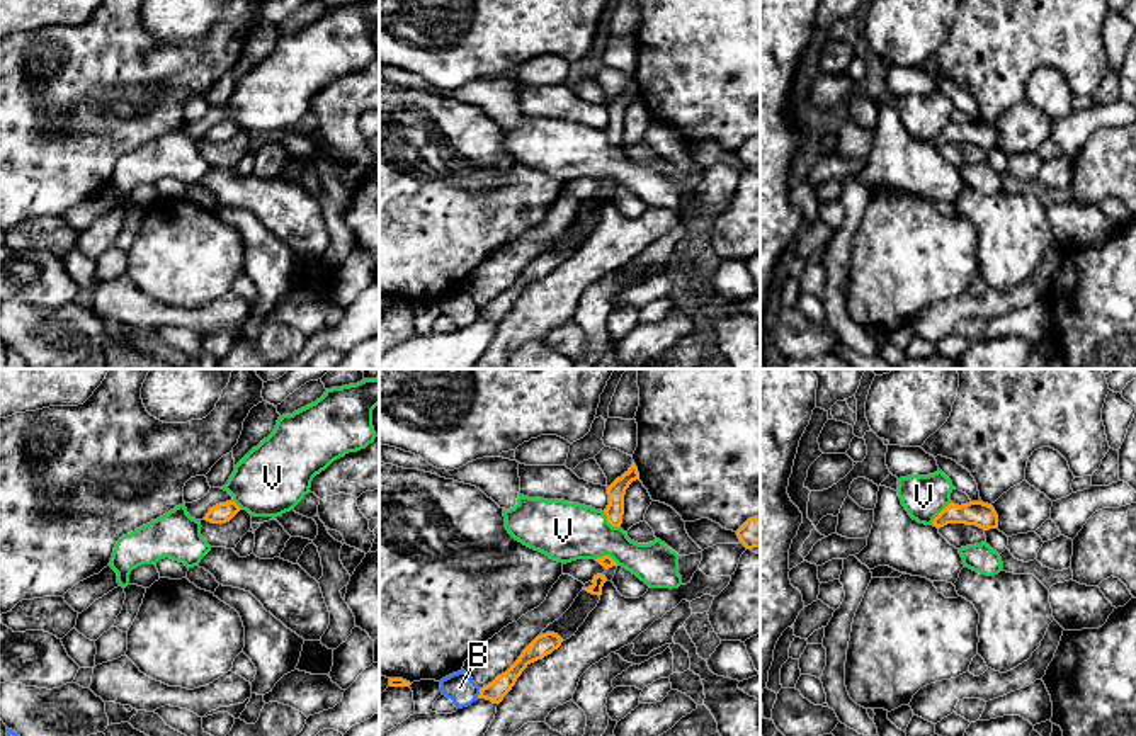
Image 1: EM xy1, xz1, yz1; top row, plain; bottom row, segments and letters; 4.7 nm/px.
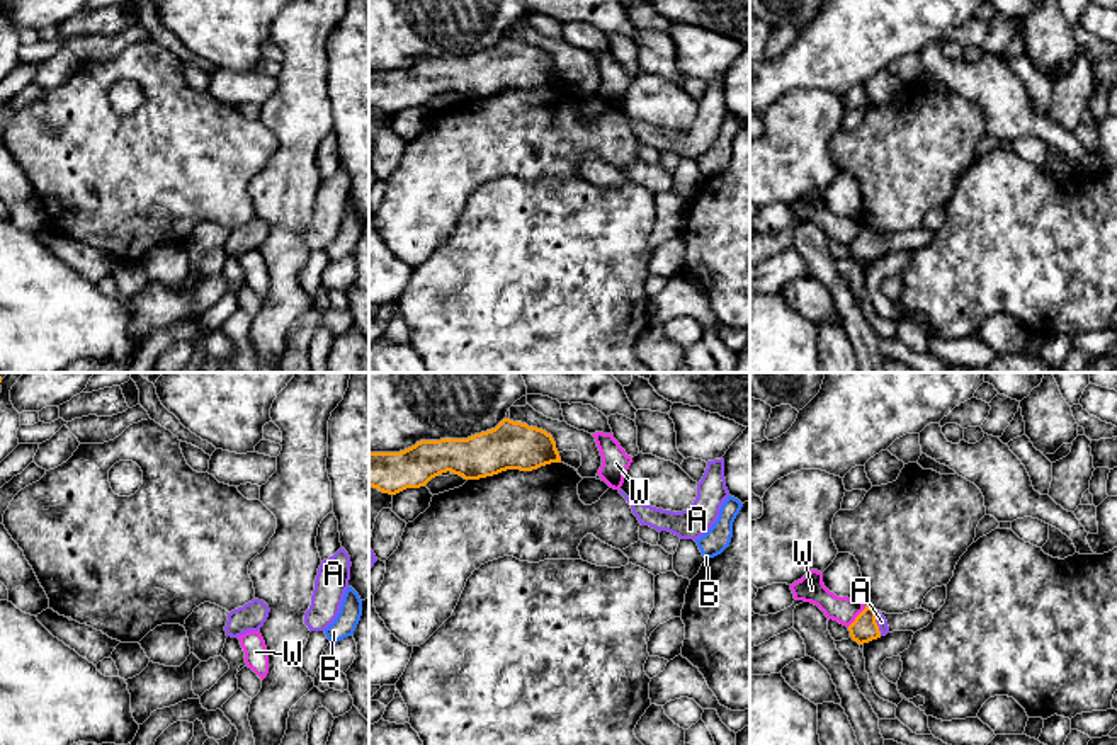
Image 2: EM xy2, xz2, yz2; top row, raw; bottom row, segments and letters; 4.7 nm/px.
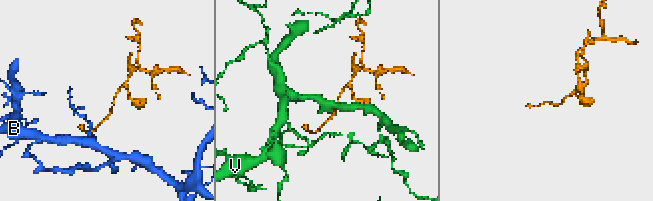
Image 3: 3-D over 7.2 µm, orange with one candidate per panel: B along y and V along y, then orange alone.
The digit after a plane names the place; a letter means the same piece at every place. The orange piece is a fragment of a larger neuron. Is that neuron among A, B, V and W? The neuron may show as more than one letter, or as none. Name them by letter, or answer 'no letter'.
A

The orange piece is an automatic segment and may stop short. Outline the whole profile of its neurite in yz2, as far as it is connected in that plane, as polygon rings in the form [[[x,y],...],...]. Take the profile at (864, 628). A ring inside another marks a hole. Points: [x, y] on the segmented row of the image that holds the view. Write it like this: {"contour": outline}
{"contour": [[[865,606],[865,609],[855,617],[855,621],[848,626],[850,636],[859,645],[869,643],[889,633],[889,626],[886,617]]]}

